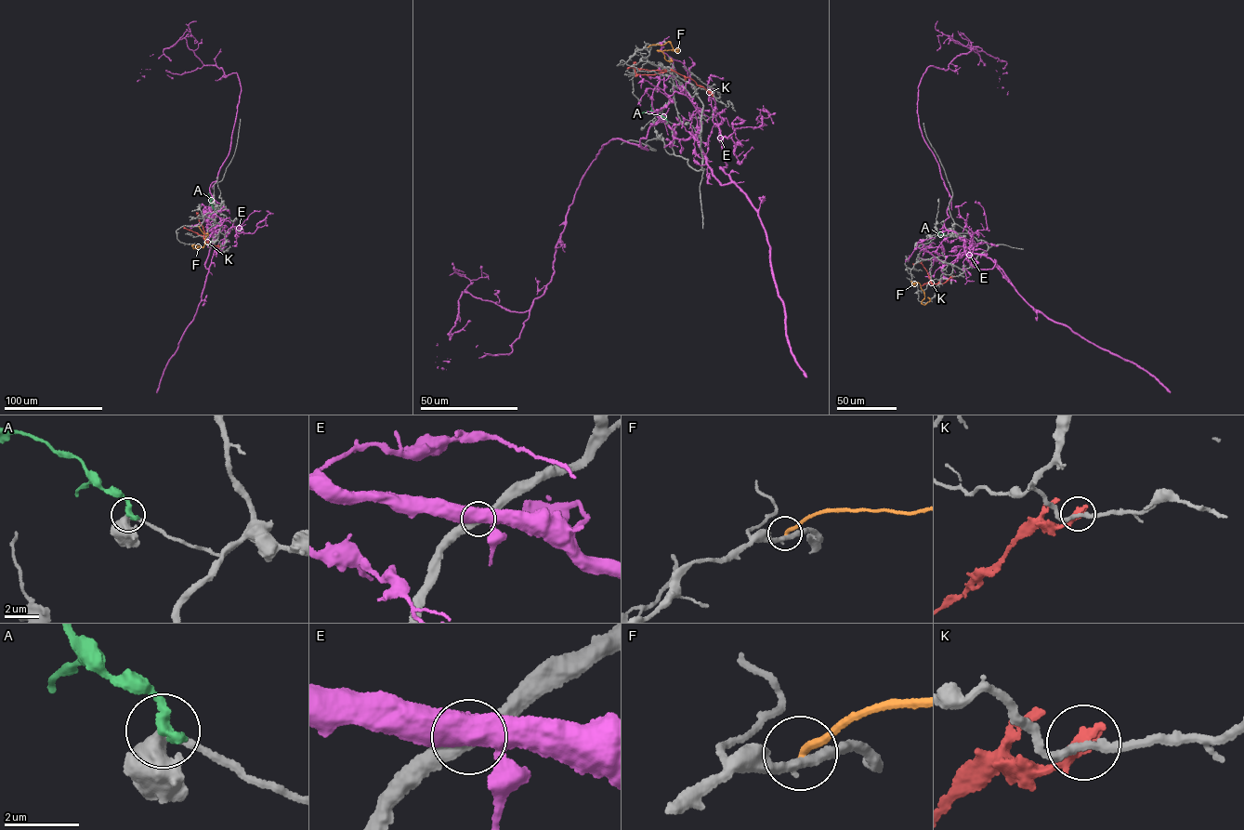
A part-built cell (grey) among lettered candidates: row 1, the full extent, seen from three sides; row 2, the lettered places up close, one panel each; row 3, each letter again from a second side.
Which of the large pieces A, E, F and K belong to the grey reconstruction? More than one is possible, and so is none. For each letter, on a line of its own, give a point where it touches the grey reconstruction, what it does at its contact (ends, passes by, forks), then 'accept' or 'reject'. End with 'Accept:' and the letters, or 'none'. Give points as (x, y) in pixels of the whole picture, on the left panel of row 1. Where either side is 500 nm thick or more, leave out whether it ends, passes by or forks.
A: meets grey at (214, 208); it ends there; reject
E: meets grey at (214, 236); it forks there; reject
F: meets grey at (198, 226); it ends there; reject
K: meets grey at (219, 247); it passes by; reject
Accept: none

